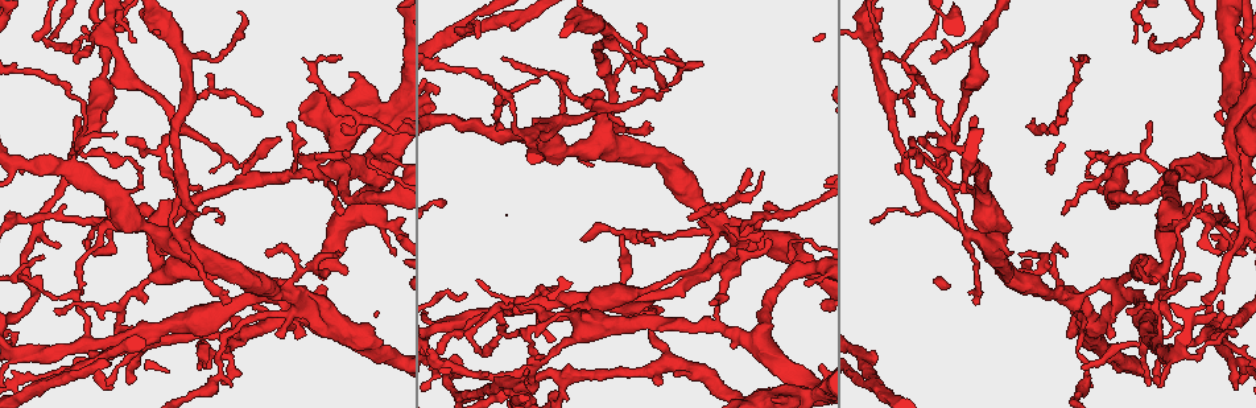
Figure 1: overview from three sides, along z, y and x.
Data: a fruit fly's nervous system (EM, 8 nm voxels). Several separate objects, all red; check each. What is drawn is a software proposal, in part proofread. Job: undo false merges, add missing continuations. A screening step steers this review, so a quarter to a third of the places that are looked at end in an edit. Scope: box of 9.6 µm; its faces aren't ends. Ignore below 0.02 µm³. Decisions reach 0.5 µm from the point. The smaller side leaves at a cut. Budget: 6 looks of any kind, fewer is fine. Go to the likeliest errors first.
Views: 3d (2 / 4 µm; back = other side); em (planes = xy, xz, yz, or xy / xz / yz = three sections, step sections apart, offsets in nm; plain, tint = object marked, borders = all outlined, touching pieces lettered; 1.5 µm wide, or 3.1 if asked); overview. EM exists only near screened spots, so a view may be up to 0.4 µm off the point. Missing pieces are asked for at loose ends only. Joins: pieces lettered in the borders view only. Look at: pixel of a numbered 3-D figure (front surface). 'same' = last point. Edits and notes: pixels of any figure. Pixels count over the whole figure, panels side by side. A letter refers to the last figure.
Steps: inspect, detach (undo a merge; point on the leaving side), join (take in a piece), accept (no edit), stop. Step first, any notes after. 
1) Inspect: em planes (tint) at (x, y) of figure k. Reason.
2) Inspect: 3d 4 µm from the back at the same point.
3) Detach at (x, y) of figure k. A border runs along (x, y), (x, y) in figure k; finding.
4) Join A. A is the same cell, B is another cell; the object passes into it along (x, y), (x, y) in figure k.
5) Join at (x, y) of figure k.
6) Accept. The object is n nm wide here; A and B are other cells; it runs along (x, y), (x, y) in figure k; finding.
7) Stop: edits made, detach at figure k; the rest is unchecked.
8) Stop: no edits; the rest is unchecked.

Inspect: em planes (borders) at (495, 18) of figure 1. Sharp bend.

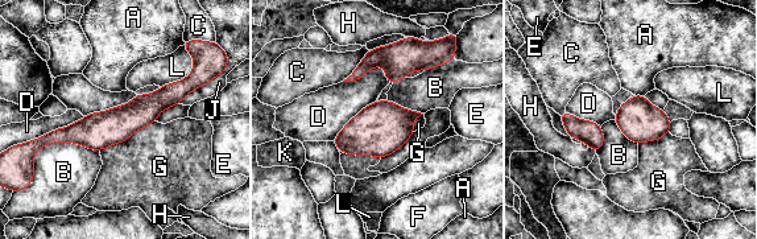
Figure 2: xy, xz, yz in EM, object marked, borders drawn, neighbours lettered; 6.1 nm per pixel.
Accept. The object is 220 nm wide here; A, B, C, D, E, F, G, H, J, K and L are other cells; continuous, no second neuron.

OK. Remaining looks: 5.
Inspect: em planes (borders) at (228, 354) of figure 1. Sharp bend.

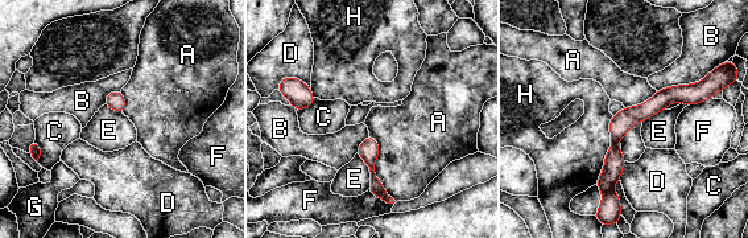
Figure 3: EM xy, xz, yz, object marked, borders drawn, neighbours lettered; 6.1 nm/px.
Accept. The object is 20 nm wide here; A, B, C, D, E, F, G and H are other cells; continuous, no second neuron.

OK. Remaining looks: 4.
Inspect: 3d 2 µm at (1050, 126) of figure 1. Branch stops here.

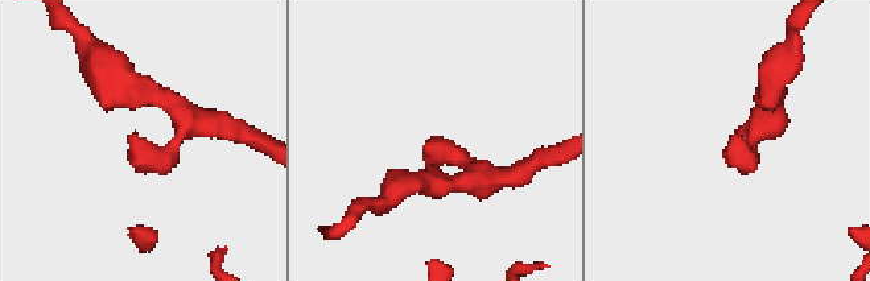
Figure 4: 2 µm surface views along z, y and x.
Inspect: em xz step 8 (borders) at (131, 136) of figure 4. The arms are 170, 170 nm wide; now the EM.

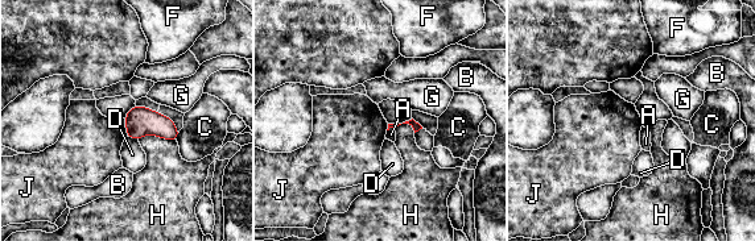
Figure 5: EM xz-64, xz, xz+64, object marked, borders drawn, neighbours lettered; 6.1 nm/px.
Inspect: em xy step 4 (borders) at the same point. Cut it another way.

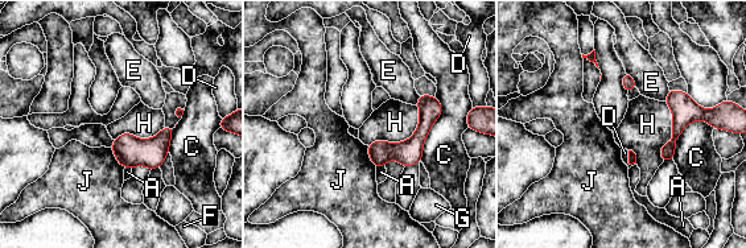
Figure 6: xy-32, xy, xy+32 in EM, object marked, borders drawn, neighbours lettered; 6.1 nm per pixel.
Accept. A, C, D, E, F, G, H and J are other cells; it runs along (435, 102), (421, 133), (378, 162) in figure 6; none of them fits.

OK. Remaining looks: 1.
Stop: no edits; the rest is unchecked.

